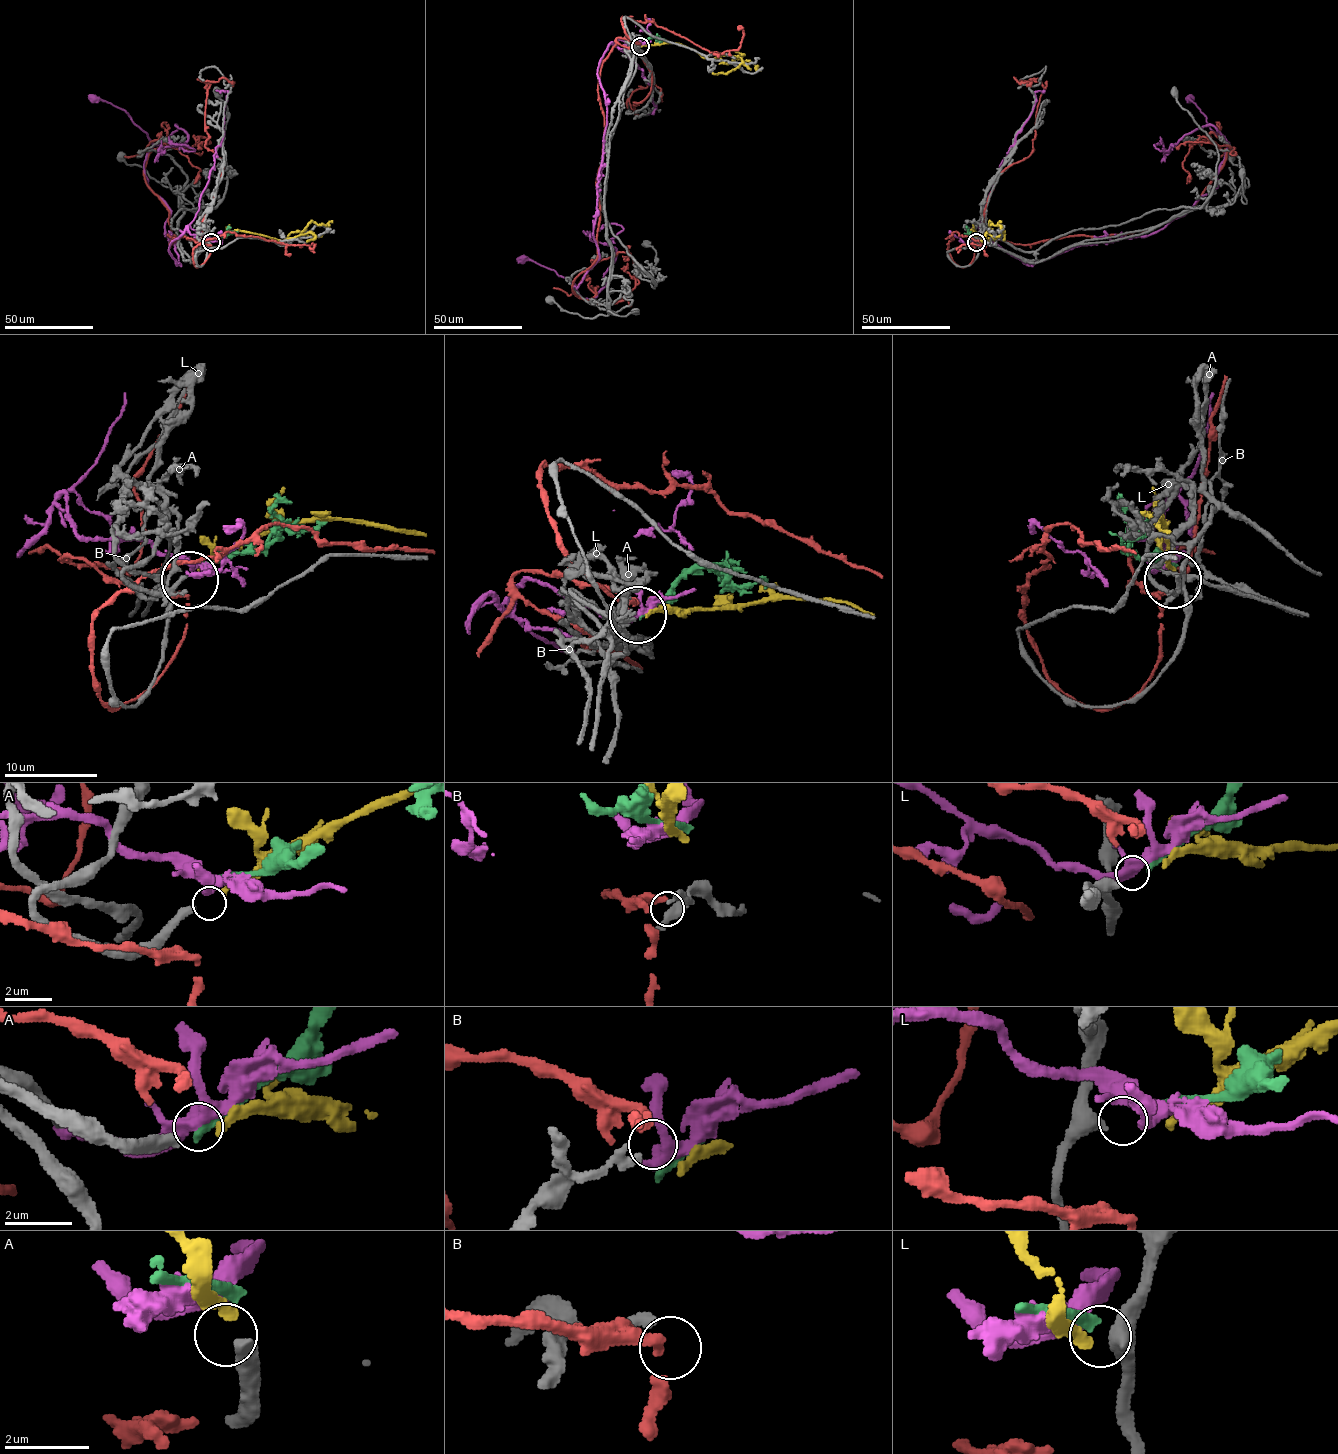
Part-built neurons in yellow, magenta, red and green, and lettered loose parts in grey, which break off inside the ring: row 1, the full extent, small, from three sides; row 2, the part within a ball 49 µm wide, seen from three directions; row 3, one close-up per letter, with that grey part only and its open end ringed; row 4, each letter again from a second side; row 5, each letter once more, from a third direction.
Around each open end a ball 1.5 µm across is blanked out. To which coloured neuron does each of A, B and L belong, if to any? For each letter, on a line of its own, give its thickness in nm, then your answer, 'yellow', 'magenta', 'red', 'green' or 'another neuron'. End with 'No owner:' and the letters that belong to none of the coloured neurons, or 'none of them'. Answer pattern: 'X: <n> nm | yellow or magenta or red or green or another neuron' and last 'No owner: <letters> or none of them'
A: 360 nm | yellow
B: 320 nm | another neuron
L: 320 nm | green
No owner: B

